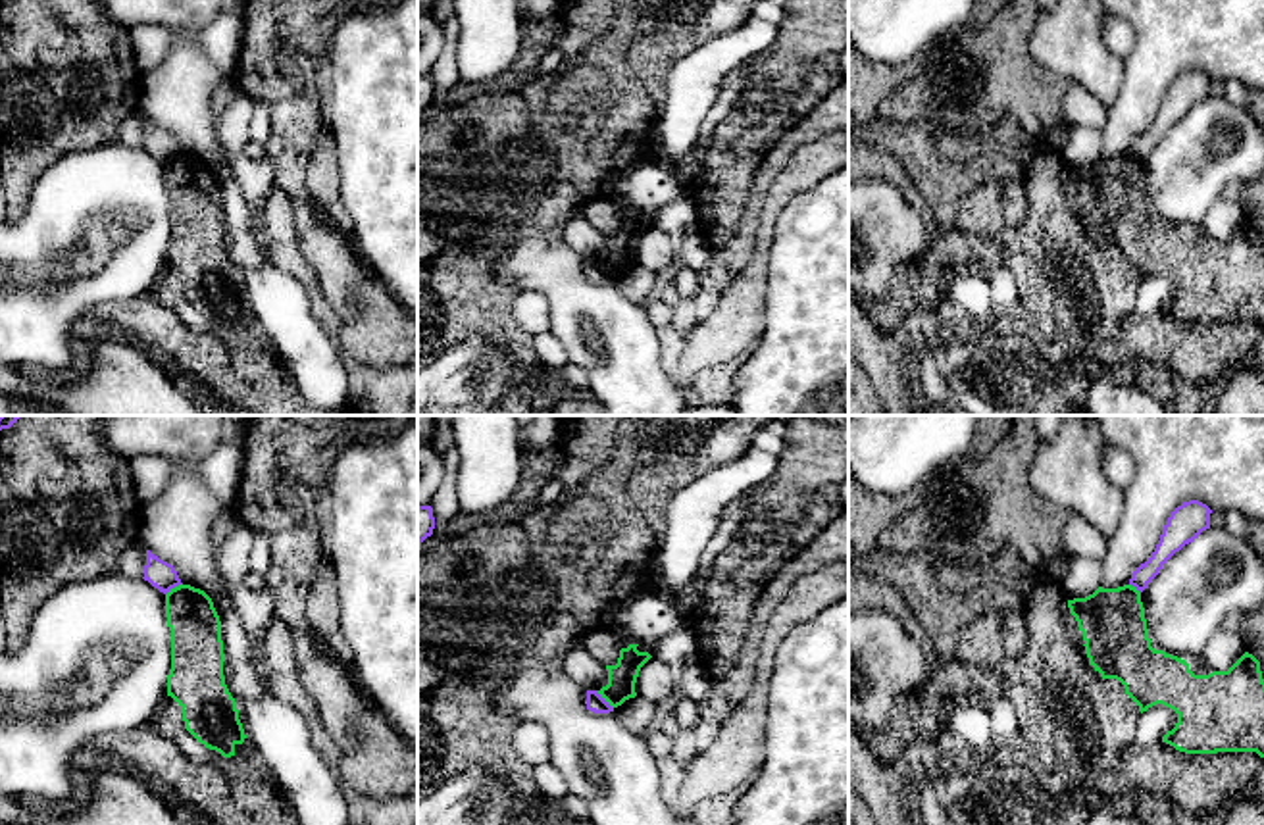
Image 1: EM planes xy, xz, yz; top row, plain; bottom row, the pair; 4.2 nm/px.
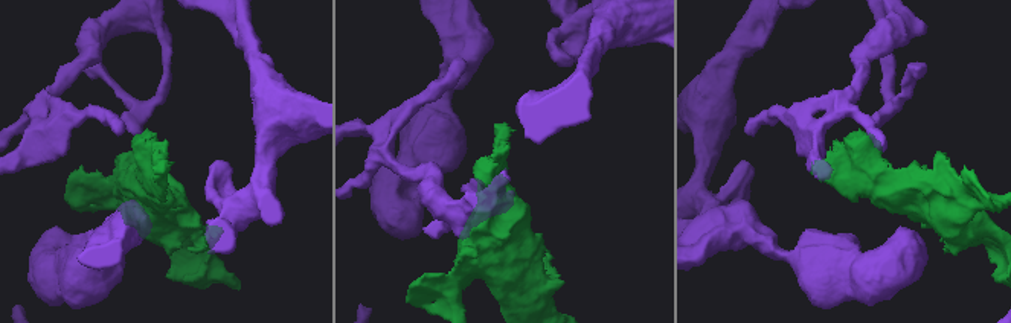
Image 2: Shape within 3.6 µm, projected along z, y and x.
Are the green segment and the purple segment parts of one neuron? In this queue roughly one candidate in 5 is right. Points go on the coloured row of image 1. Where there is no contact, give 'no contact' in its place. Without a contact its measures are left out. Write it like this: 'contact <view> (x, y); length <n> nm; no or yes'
contact xz (605, 699); length 100 nm; no

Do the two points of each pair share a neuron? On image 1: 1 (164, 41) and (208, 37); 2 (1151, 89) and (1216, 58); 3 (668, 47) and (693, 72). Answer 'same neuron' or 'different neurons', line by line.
1: same neuron
2: same neuron
3: different neurons

